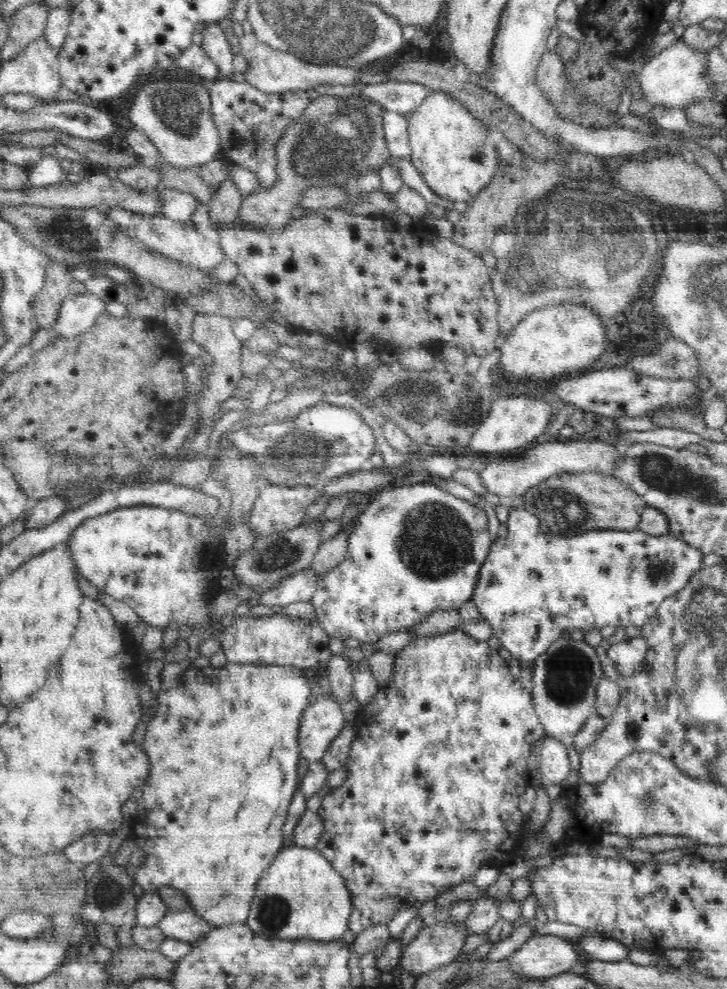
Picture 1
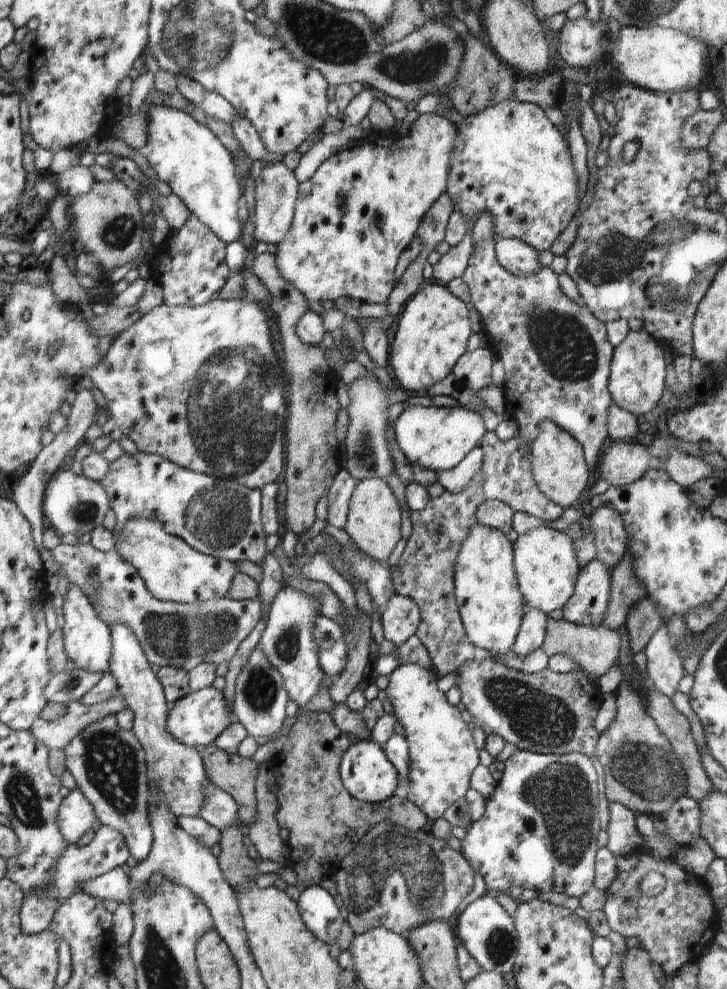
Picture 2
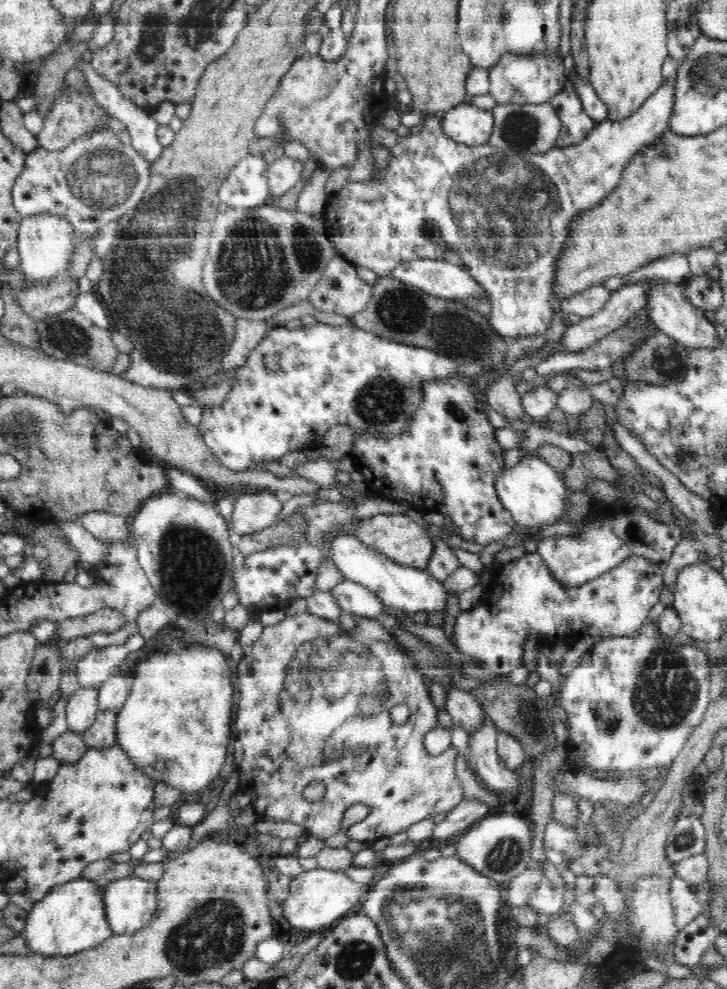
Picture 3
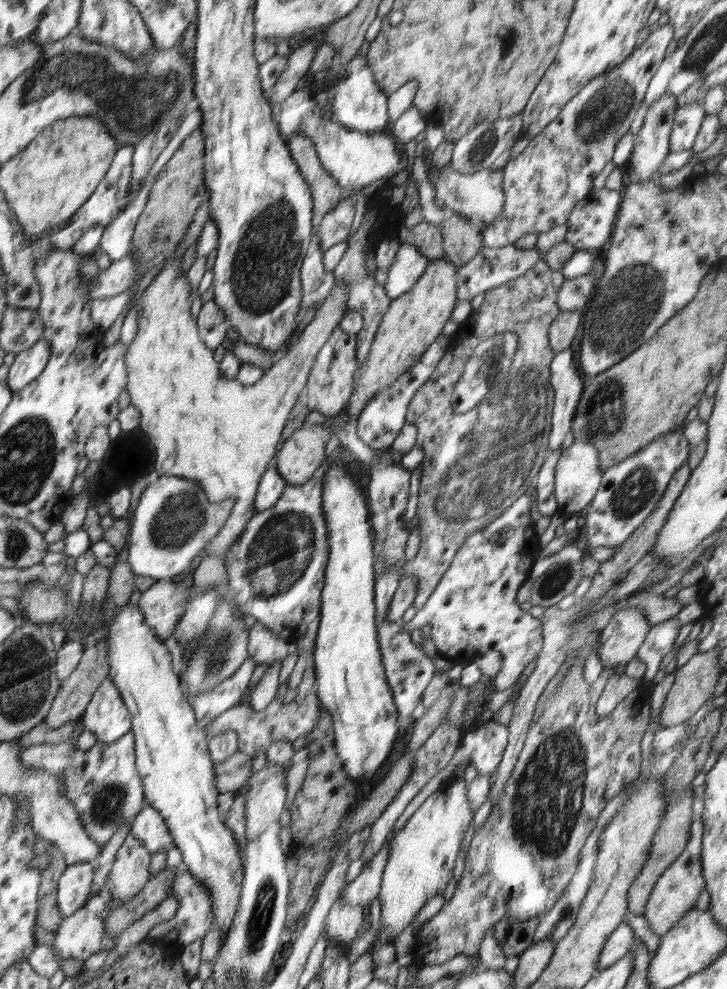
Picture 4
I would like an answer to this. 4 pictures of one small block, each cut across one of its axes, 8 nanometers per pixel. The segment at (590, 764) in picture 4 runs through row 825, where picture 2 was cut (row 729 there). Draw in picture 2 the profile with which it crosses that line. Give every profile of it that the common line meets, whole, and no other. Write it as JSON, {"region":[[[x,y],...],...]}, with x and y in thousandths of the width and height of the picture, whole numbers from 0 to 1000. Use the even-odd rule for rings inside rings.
{"region":[[[678,664],[663,667],[653,665],[641,669],[627,677],[627,685],[626,693],[633,697],[633,710],[646,720],[648,730],[663,736],[666,742],[688,744],[693,750],[735,761],[773,763],[796,760],[817,770],[817,777],[823,777],[818,758],[827,742],[817,736],[817,726],[828,712],[829,701],[818,691],[809,688],[803,678],[766,680],[751,674],[739,680],[722,680],[699,675]]]}

